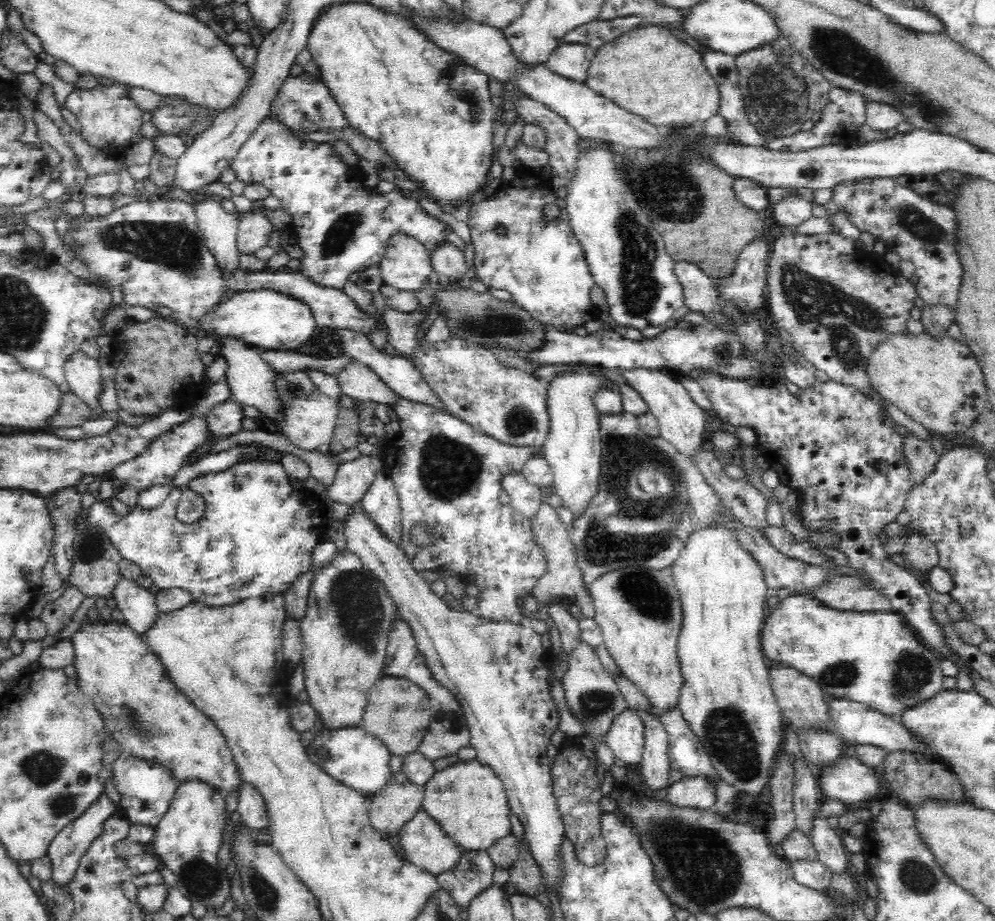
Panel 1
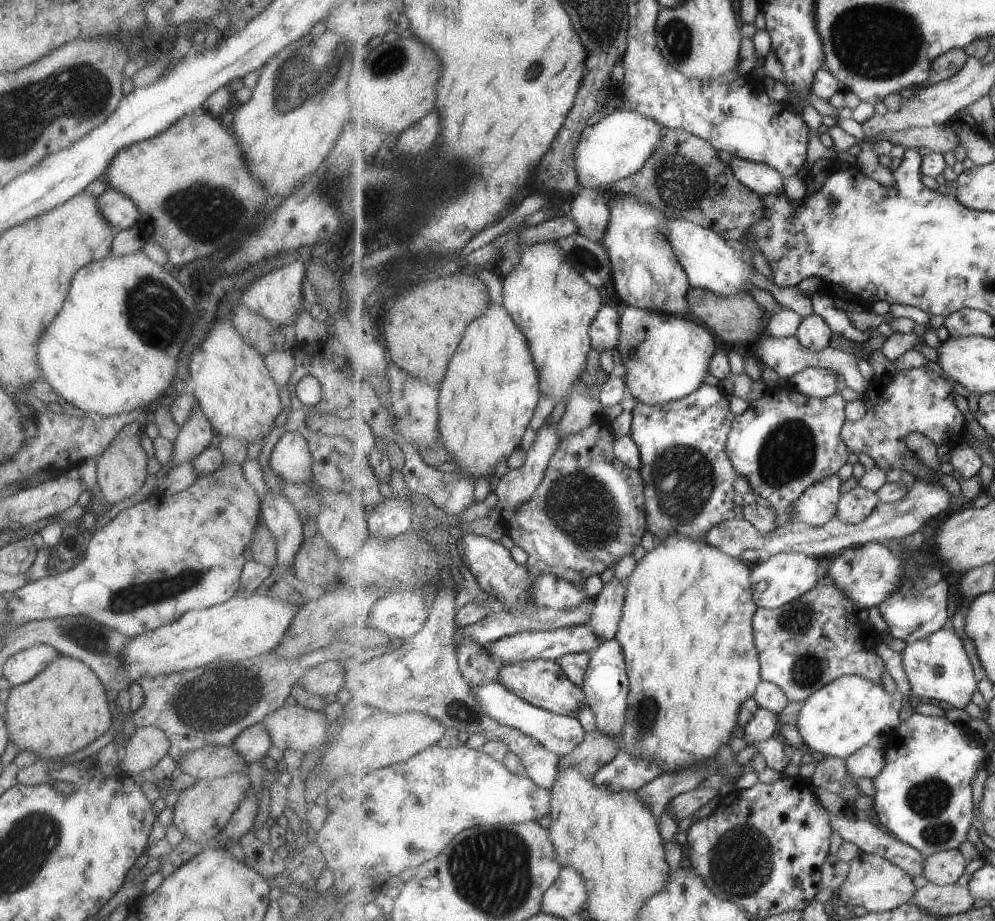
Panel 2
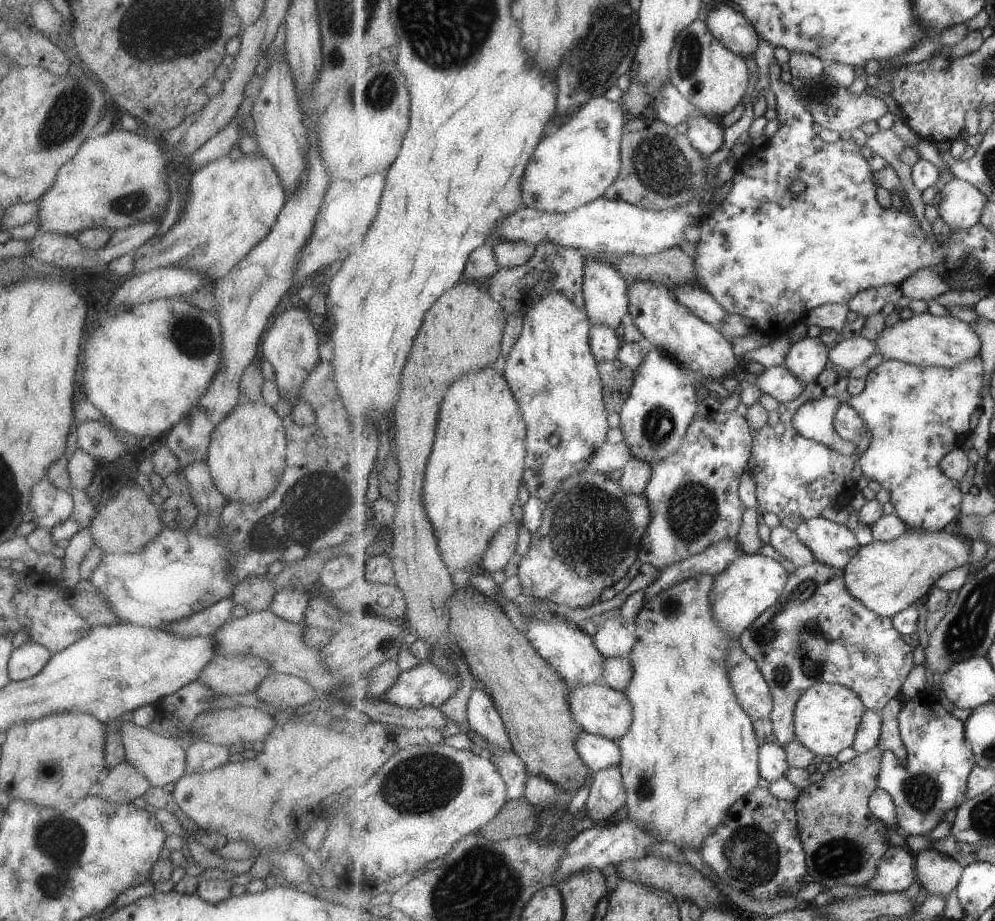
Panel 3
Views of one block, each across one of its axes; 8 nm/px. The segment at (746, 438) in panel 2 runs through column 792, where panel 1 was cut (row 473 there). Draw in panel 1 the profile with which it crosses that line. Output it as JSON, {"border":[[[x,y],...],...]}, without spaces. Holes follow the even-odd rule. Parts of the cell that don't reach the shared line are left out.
{"border":[[[396,394],[393,410],[398,415],[401,429],[386,453],[388,457],[383,466],[399,498],[403,535],[400,548],[408,563],[416,572],[452,569],[460,574],[464,582],[476,585],[480,590],[477,611],[484,619],[510,619],[514,623],[526,623],[526,614],[521,613],[517,604],[518,598],[532,594],[538,579],[546,572],[547,561],[542,549],[532,539],[529,523],[523,521],[516,510],[503,508],[498,496],[502,489],[502,478],[506,474],[521,473],[528,460],[544,457],[544,448],[542,445],[506,444],[475,429],[446,409],[438,409],[424,401],[406,399],[402,395]],[[419,525],[424,525],[432,537],[428,546],[413,541],[413,531]]]}

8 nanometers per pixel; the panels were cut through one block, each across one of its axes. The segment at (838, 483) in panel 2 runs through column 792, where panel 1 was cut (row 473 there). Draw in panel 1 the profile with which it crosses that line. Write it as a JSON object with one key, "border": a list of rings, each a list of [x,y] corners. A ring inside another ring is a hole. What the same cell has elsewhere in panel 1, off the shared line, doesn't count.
{"border":[[[522,473],[506,474],[501,488],[510,497],[509,509],[516,510],[523,521],[531,522],[542,503],[541,489],[530,484]]]}

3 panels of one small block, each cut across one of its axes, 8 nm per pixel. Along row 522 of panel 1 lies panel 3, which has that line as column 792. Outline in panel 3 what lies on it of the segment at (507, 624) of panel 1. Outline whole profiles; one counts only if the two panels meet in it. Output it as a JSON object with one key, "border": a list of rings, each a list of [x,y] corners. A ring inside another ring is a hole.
{"border":[[[809,338],[796,342],[789,352],[784,366],[797,374],[805,385],[817,381],[821,372],[828,368],[830,351],[821,338]]]}

